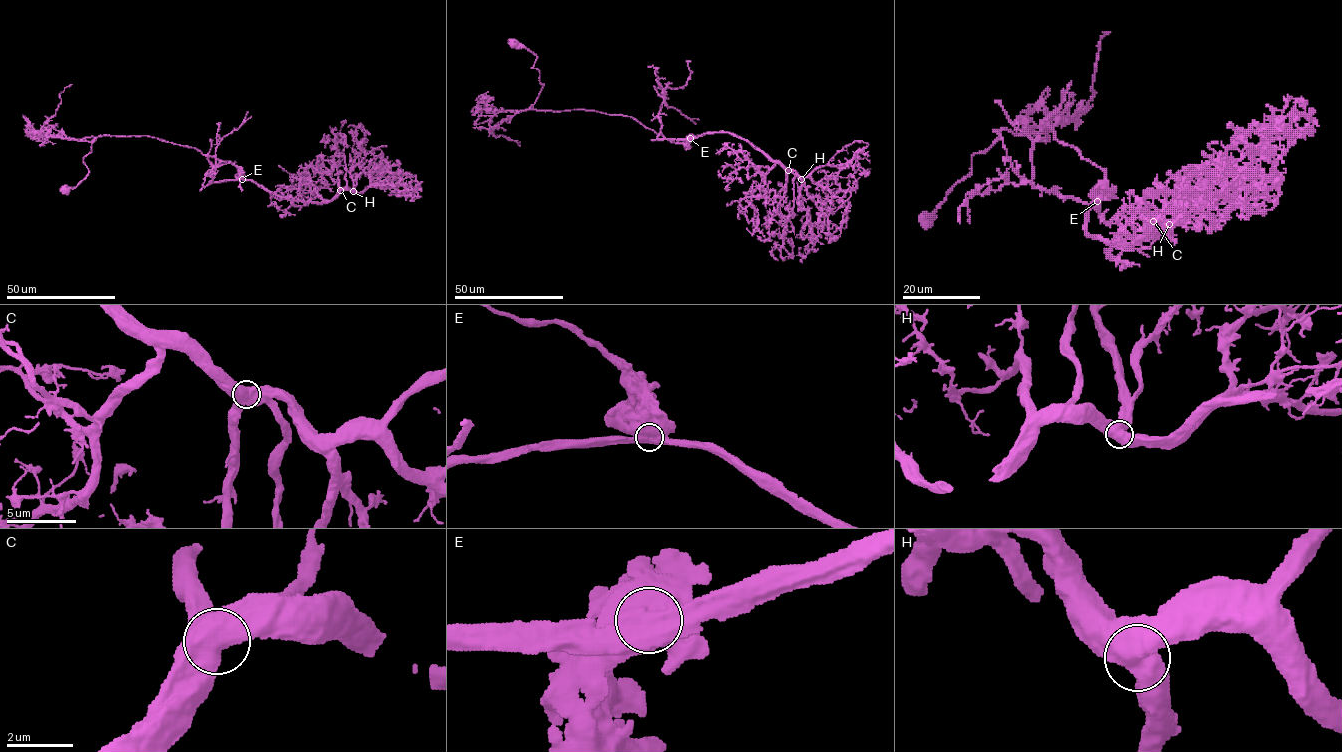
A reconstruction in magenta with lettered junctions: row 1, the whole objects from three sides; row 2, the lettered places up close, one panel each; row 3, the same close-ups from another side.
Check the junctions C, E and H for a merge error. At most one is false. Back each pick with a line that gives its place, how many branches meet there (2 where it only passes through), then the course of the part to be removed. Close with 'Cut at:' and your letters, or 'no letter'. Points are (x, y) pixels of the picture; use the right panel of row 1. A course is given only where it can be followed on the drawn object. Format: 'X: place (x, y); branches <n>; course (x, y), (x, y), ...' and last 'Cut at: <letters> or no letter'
E: place (1097, 201); branches 1; course (1097, 201), (1105, 170), (1059, 142), (1045, 123), (1045, 131), (1072, 118), (1091, 99), (1100, 38), (1109, 31)
Cut at: E

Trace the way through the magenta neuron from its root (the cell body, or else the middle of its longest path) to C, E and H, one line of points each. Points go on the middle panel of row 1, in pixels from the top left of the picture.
C: (515, 41), (536, 56), (531, 68), (543, 86), (533, 108), (631, 116), (674, 142), (727, 132), (788, 170)
E: (515, 41), (536, 56), (531, 68), (539, 71), (543, 86), (532, 108), (626, 115), (671, 141), (690, 138)
H: (515, 41), (536, 56), (531, 68), (543, 86), (533, 108), (631, 116), (674, 142), (729, 132), (801, 179)

